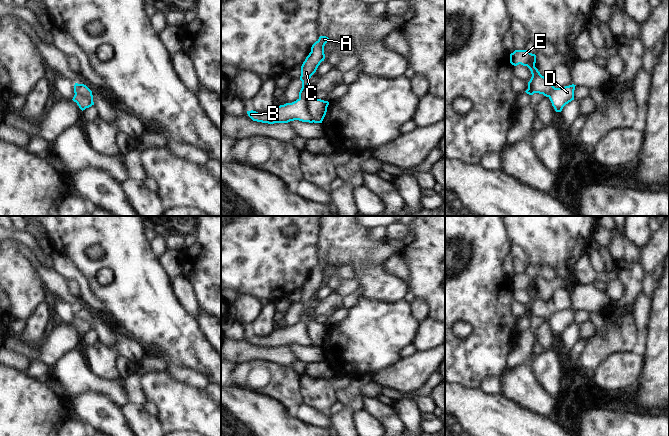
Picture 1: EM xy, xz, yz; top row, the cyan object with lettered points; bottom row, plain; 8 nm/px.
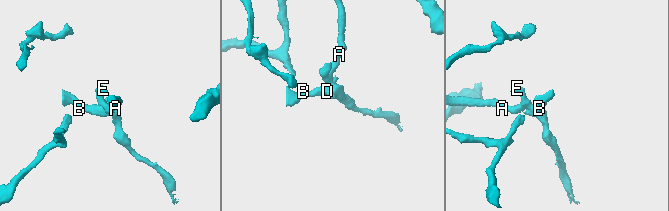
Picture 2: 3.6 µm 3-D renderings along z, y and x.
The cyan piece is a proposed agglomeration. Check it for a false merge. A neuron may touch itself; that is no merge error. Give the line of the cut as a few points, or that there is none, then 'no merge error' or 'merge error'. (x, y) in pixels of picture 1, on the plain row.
cut xz (299, 320), (305, 323), (306, 331), (313, 345); merge error

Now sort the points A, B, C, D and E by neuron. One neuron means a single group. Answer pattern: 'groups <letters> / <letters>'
groups A C E / B D

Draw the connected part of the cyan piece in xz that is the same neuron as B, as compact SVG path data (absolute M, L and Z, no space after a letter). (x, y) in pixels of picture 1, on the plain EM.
M300 321L292 327L276 330L268 337L258 337L251 334L247 335L247 338L253 345L268 348L288 347L294 344L313 347L313 342L307 332L307 325Z

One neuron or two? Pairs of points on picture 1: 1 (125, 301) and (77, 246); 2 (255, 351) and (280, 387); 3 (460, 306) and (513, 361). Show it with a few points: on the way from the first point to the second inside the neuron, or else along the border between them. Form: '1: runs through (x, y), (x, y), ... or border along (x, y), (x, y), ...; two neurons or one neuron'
1: runs through (108, 294), (93, 281), (90, 268), (85, 263); one neuron
2: border along (239, 362), (269, 360), (285, 366); two neurons
3: border along (517, 343), (510, 353), (506, 365); two neurons

